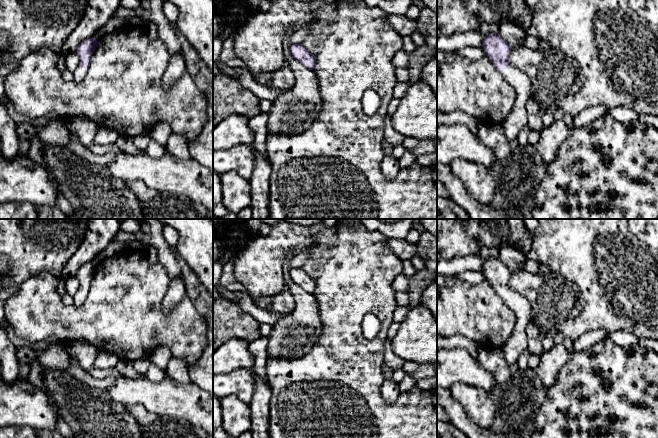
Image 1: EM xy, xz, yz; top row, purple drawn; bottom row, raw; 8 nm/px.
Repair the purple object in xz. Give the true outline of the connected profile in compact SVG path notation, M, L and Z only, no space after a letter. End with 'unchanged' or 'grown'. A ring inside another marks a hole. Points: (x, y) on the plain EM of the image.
M293 268L289 271L289 276L293 282L298 284L304 291L313 294L316 283L302 268Z | unchanged

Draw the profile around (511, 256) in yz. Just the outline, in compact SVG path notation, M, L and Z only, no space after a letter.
M511 244L502 245L499 249L499 259L515 273L524 269L524 261L526 256L521 250Z

